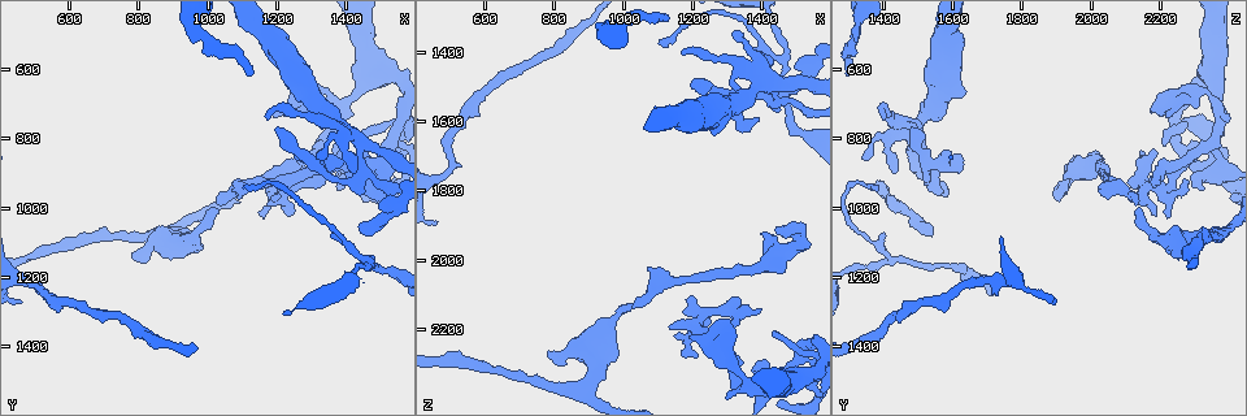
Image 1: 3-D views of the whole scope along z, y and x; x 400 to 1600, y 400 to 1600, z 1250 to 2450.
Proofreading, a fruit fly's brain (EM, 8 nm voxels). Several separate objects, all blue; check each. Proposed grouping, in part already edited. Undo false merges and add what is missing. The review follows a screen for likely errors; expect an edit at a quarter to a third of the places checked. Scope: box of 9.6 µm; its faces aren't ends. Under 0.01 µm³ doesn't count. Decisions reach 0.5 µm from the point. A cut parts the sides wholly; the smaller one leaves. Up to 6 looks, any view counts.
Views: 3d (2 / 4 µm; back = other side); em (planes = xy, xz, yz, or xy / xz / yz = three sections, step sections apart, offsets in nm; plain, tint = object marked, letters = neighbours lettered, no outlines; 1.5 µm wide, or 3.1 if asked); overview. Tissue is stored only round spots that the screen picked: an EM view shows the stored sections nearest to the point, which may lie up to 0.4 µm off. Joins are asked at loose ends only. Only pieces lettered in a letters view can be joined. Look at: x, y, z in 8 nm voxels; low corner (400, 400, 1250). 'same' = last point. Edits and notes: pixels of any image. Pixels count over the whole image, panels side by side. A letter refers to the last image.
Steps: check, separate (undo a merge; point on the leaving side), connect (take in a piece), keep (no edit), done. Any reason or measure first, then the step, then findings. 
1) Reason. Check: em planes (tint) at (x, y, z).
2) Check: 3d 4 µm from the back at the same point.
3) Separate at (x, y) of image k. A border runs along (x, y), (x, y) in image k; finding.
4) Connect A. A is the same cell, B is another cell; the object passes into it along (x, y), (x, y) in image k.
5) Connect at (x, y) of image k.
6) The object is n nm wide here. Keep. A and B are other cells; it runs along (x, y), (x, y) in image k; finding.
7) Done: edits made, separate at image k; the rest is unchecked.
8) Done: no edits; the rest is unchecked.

An open end. Check: em planes (letters) at (1190, 740, 2220).

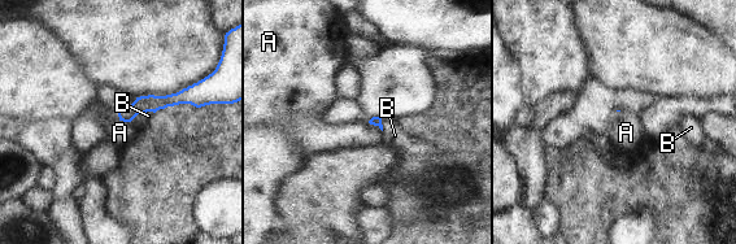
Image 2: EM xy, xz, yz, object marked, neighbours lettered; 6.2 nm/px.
Keep. A and B are other cells; it runs along (192, 99), (146, 103), (121, 113) in image 2; none of them fits.

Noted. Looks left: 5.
Free end. Check: em xz step 8 (letters) at (1460, 1070, 1540).

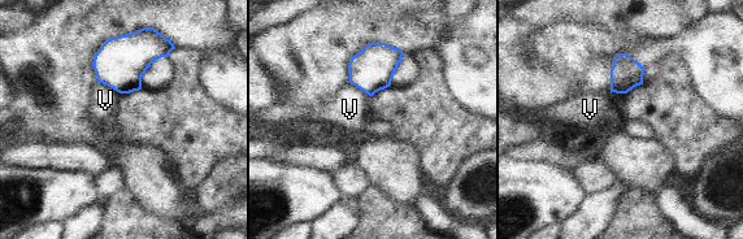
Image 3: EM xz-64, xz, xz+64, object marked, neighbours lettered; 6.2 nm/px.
Another direction. Check: em planes (letters) at the same point.

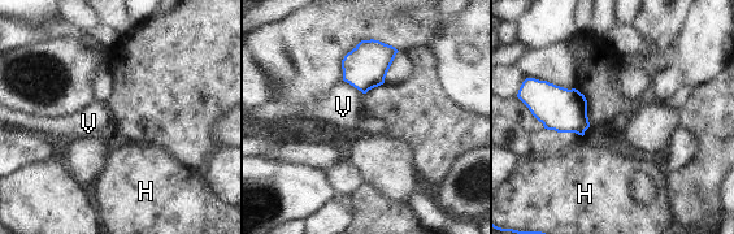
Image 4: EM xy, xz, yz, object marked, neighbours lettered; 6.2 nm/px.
The object is 280 nm wide here. Keep. H and V are other cells; no lettered piece goes on from it.

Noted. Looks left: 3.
An open end. Check: 3d 2 µm at (1310, 850, 1340).

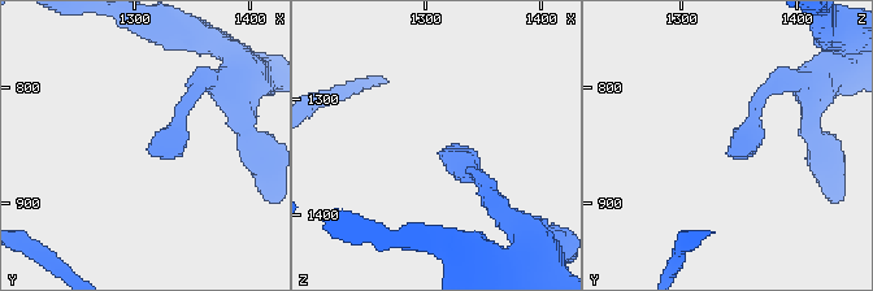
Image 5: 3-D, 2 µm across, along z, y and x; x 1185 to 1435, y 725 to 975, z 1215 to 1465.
Check: em xz step 4 (letters) at (1314, 858, 1344).

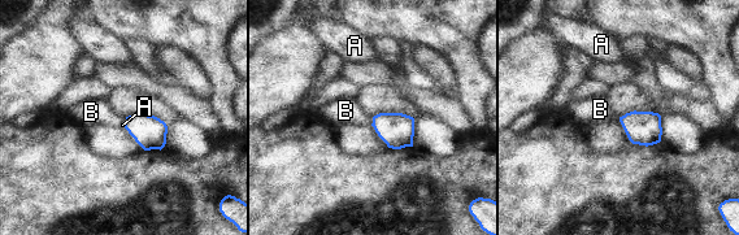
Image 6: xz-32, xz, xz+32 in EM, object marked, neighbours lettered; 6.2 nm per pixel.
The object is 140 nm wide here. Keep. A and B are other cells; a border runs along (373, 117), (370, 123) in image 6; no lettered piece goes on from it.

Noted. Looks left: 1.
Done: no edits; the rest is unchecked.

